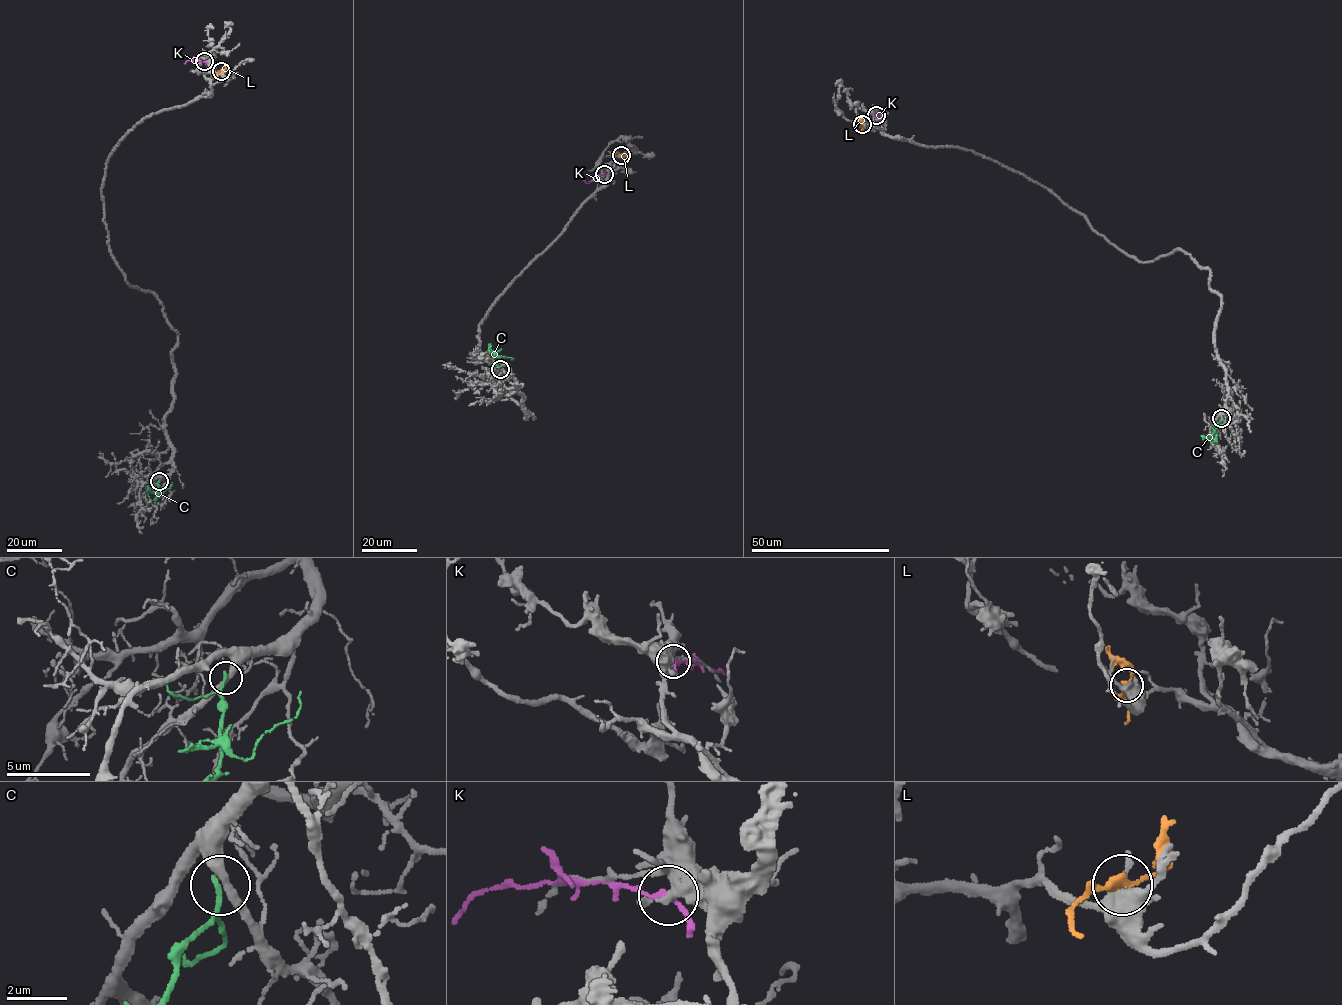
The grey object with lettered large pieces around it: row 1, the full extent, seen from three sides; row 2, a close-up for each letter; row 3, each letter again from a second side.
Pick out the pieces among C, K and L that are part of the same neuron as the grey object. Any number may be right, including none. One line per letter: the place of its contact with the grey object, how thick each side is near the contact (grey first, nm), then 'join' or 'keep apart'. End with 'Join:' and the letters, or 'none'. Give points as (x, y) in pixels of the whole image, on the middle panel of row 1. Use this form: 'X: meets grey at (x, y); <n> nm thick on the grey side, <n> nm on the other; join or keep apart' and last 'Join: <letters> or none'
C: meets grey at (500, 369); 320 nm thick on the grey side, 130 nm on the other; keep apart
K: meets grey at (604, 174); 320 nm thick on the grey side, 220 nm on the other; keep apart
L: meets grey at (621, 155); 550 nm thick on the grey side, 260 nm on the other; keep apart
Join: none

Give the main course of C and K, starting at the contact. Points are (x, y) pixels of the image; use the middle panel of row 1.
C: (500, 369), (498, 358), (513, 358)
K: (604, 174), (588, 182), (583, 180)

